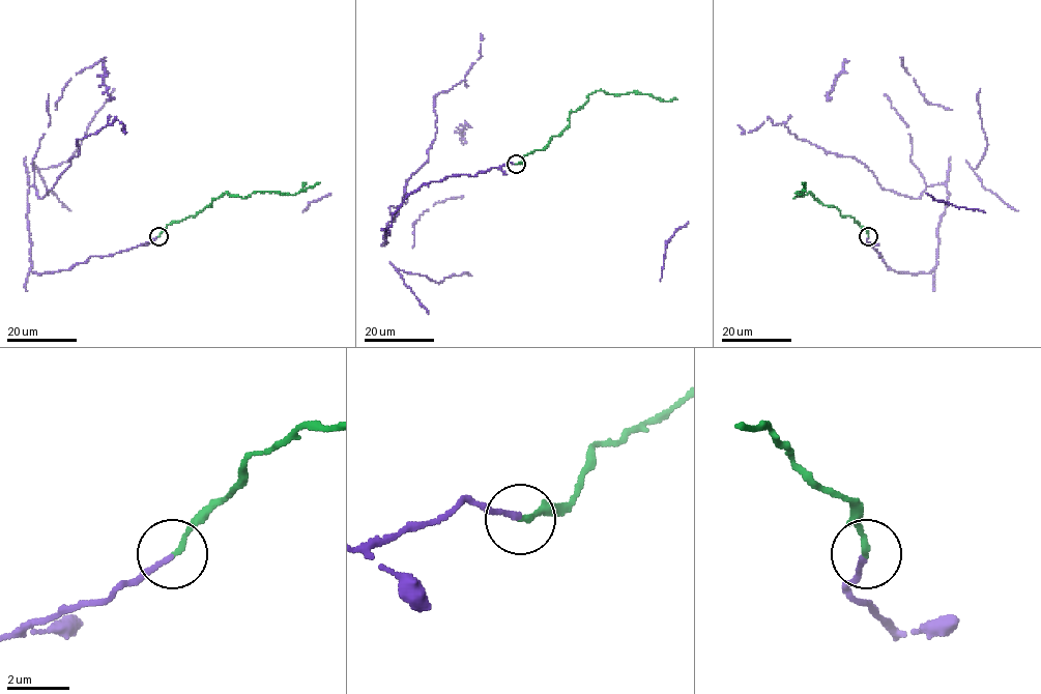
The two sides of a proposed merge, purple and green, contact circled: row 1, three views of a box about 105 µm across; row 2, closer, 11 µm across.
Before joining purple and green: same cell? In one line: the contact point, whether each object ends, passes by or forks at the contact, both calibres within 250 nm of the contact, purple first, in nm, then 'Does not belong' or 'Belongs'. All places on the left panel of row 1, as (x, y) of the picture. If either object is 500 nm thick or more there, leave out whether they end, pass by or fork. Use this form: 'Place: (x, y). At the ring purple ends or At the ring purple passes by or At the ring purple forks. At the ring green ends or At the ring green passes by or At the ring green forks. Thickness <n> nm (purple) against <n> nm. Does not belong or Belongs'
Place: (158, 236). At the ring purple ends. At the ring green ends. Thickness 160 nm (purple) against 170 nm. Belongs

